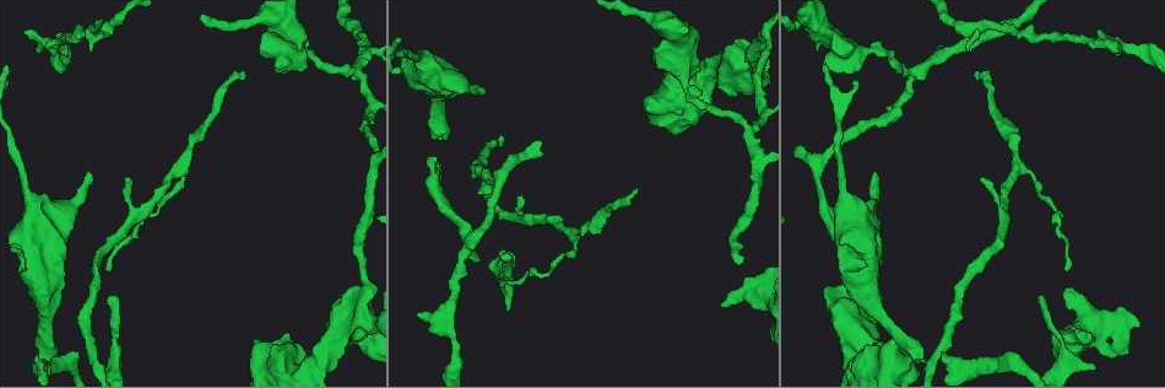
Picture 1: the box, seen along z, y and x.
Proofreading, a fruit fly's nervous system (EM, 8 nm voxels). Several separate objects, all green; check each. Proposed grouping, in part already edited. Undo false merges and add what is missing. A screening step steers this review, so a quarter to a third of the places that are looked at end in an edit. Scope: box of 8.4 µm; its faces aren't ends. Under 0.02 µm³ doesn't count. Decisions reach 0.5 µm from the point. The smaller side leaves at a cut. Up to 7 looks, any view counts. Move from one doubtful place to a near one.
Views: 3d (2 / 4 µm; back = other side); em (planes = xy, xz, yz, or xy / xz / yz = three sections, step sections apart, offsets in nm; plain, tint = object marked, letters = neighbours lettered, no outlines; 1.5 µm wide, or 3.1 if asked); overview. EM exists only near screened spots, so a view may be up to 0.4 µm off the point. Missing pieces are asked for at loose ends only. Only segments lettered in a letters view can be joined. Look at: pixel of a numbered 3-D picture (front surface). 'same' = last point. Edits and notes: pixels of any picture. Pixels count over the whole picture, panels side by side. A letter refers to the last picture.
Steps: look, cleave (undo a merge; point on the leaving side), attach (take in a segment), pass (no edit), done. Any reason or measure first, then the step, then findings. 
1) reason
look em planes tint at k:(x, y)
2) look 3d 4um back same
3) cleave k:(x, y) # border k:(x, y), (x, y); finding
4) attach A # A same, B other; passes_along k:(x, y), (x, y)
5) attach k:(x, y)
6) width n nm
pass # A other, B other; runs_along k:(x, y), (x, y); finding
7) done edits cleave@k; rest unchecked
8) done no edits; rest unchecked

tapers out
look 3d 2um back at 1:(972, 74)

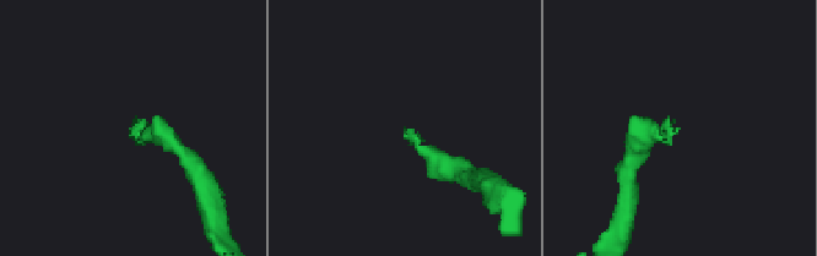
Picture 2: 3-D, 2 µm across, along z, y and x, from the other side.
look em planes letters at 2:(408, 130)

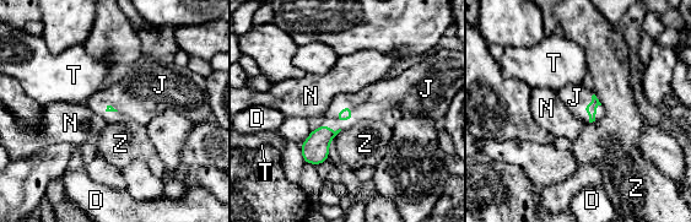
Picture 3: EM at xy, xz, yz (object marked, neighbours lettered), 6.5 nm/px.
attach J # D other, J same, N other, T other, Z other; passes_along 3:(346, 113), (343, 109), (379, 102); the neuron continues

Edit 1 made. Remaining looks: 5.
thick turns thin
look 3d 4um at 1:(659, 22)

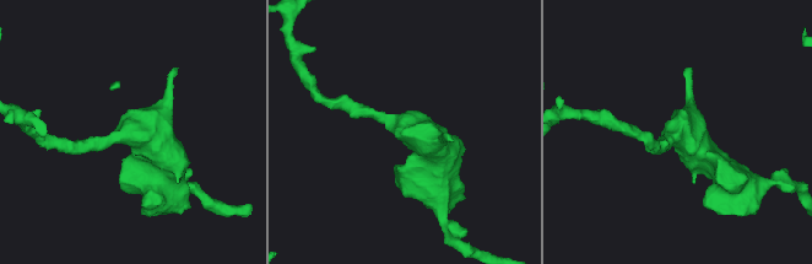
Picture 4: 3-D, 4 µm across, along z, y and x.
arm_widths 200, 400 nm; shape alone is not enough
look em planes letters at 4:(404, 125)

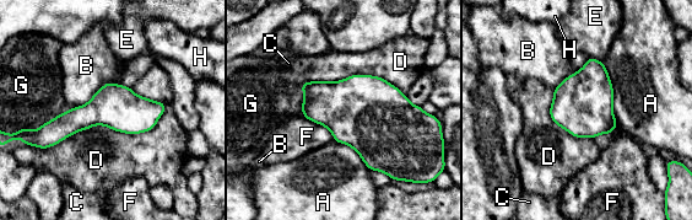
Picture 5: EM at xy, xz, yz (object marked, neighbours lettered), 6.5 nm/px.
pass # A other, B other, C other, D other, E other, F other, G other, H other; one neuron here

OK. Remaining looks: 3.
an open end
look 3d 2um at 1:(127, 179)

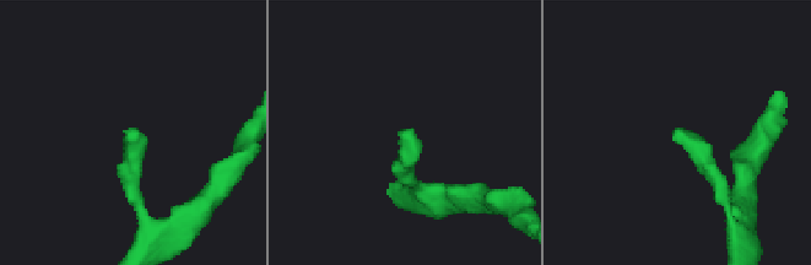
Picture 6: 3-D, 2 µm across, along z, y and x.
look em xz step 8 tint at 6:(405, 130)

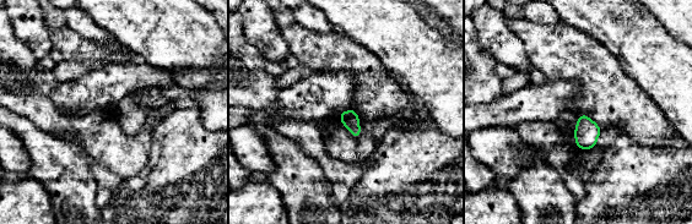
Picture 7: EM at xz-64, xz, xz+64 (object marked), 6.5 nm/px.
look em planes letters same

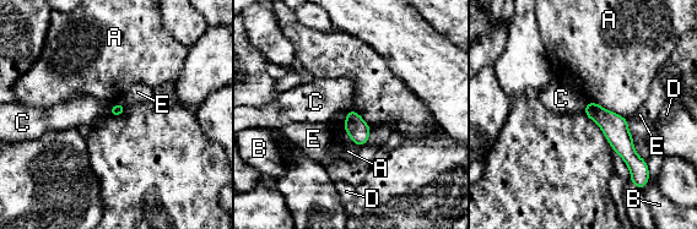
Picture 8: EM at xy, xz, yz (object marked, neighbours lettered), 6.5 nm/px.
pass # A other, B other, C other, D other, E other; no lettered segment goes on from it

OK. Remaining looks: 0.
done edits attach@3; rest unchecked

